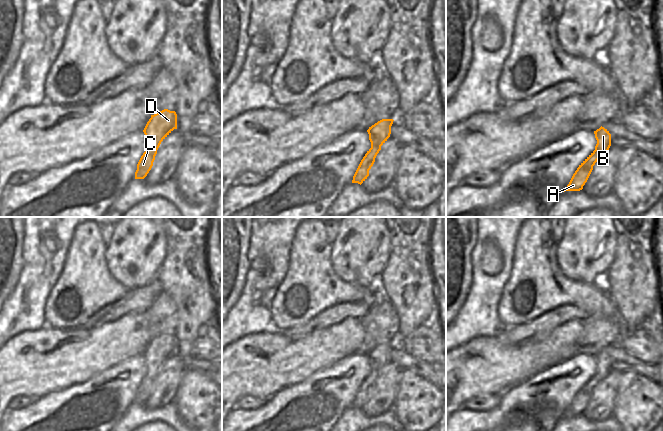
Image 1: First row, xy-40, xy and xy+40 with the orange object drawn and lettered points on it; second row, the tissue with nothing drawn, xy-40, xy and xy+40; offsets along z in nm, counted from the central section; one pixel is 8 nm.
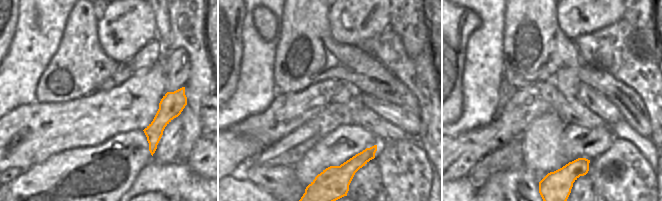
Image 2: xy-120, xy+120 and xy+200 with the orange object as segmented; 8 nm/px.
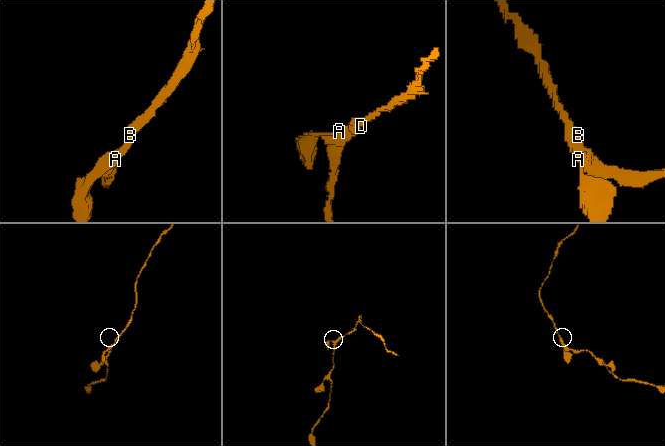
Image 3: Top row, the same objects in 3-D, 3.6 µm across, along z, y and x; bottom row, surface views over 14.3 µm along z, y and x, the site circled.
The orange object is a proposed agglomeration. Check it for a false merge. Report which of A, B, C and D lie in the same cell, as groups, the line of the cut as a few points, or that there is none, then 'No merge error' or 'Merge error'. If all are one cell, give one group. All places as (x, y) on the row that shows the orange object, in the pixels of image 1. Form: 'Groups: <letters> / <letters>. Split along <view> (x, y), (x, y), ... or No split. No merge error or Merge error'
Groups: A B C D. No split. No merge error.

